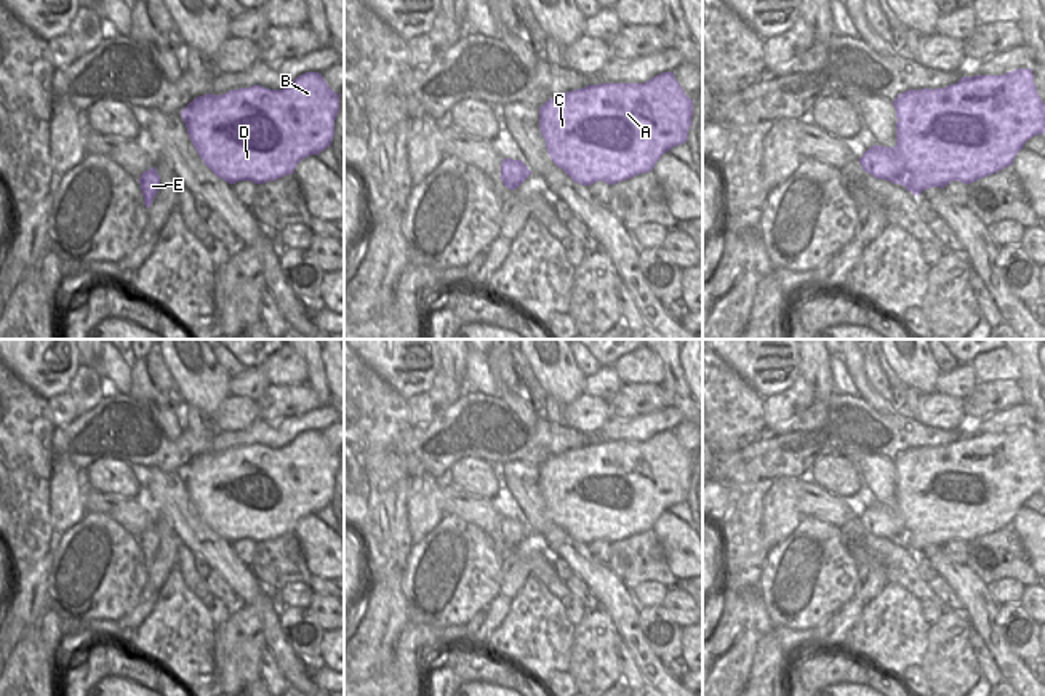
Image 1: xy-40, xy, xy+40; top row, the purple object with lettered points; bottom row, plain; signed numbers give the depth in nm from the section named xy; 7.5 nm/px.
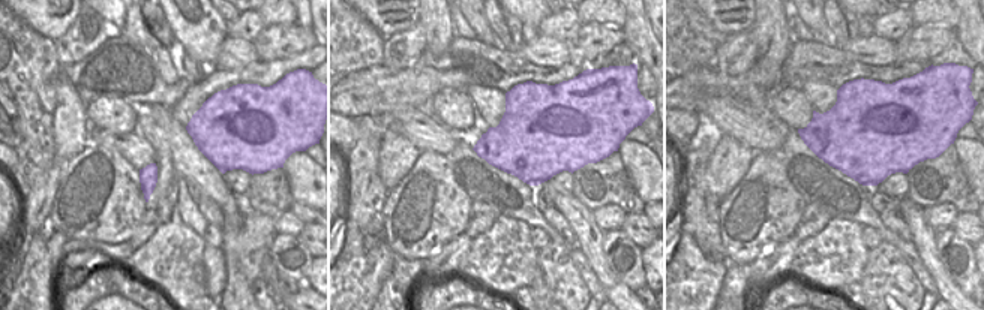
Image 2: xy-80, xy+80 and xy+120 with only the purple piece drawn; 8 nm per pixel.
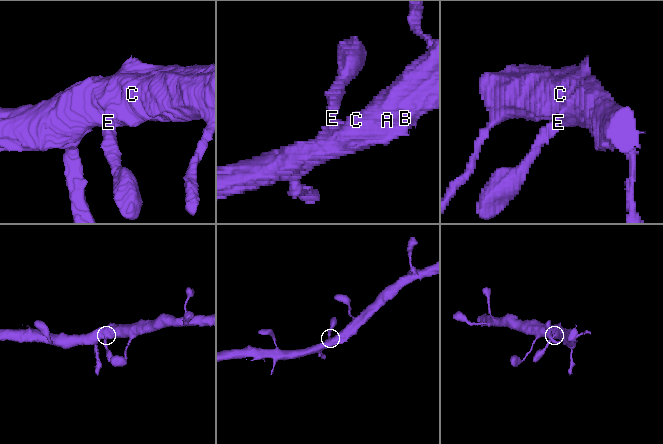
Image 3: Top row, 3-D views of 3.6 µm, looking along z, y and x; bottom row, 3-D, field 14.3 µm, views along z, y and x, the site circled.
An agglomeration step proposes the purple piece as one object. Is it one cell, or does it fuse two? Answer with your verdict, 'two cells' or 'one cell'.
one cell

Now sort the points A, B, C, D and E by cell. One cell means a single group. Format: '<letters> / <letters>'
A B C D E

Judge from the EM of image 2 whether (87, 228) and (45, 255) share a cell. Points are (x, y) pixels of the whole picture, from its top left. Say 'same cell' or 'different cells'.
different cells

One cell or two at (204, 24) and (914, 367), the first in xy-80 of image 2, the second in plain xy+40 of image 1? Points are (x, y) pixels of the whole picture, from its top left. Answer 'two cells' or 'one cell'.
one cell

